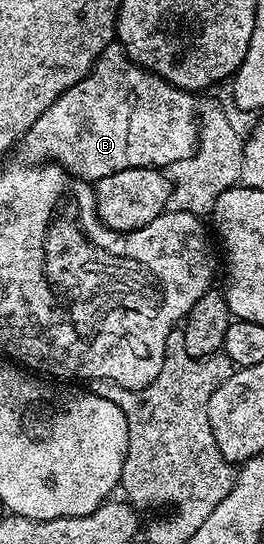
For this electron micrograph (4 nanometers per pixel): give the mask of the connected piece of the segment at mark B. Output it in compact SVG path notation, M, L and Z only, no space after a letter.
M112 43L106 46L103 54L97 57L93 63L93 71L89 75L84 76L79 82L75 82L75 86L68 88L64 94L55 102L51 102L51 106L47 106L47 110L43 110L43 114L39 114L39 118L35 118L35 122L26 130L24 136L19 141L19 149L26 161L29 162L52 162L66 168L72 176L80 176L81 179L90 182L96 182L107 178L107 174L115 174L119 170L127 170L128 168L159 168L168 169L170 164L179 162L183 158L187 158L193 152L197 151L197 133L199 131L199 104L196 104L194 93L185 92L181 88L177 88L174 84L169 84L161 76L156 76L153 72L148 72L146 68L141 68L131 59L123 50L123 46L119 43Z

